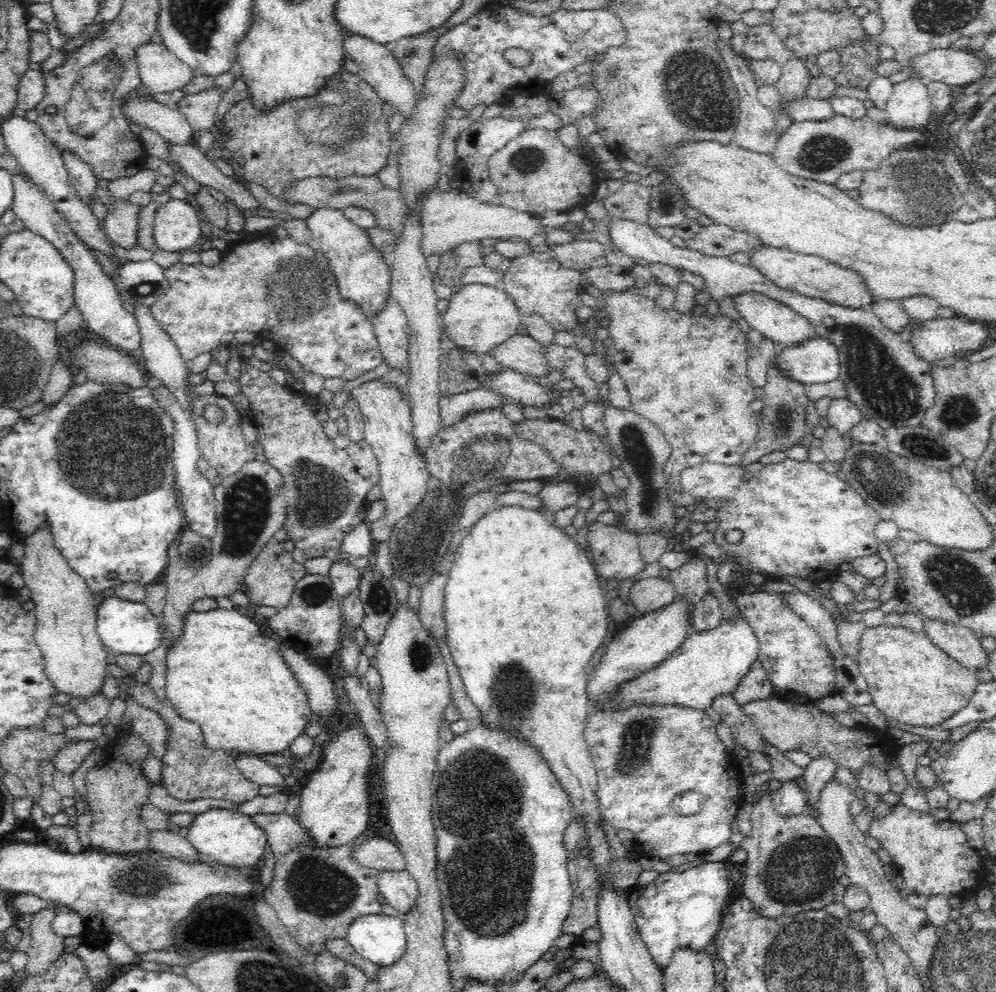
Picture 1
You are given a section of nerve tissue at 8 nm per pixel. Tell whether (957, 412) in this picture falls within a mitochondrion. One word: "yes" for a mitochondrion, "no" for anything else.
yes

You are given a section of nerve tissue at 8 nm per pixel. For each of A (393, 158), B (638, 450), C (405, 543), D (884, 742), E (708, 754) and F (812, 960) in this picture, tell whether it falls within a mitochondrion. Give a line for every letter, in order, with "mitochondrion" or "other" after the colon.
A: other
B: mitochondrion
C: mitochondrion
D: other
E: other
F: mitochondrion

